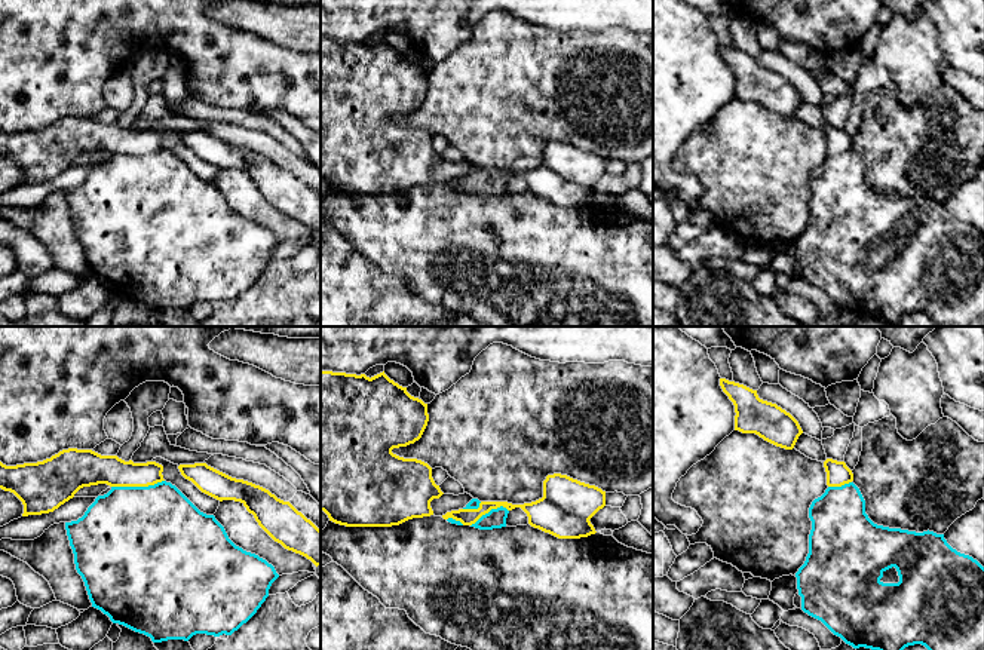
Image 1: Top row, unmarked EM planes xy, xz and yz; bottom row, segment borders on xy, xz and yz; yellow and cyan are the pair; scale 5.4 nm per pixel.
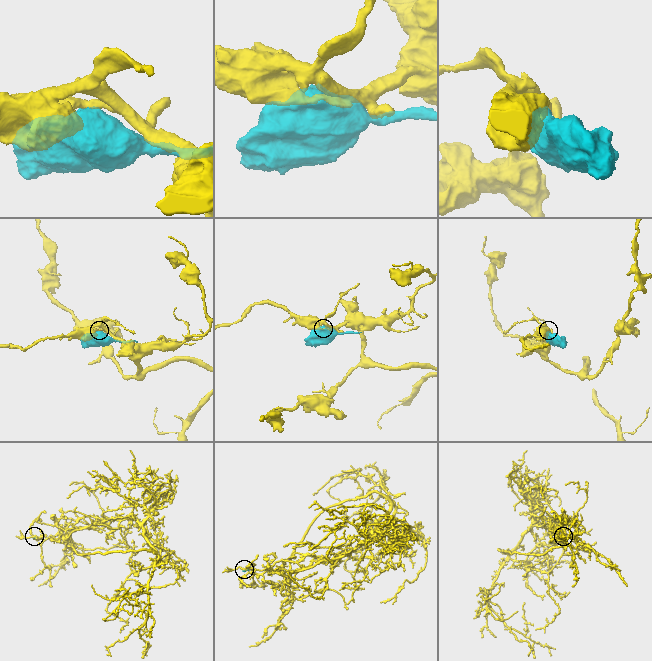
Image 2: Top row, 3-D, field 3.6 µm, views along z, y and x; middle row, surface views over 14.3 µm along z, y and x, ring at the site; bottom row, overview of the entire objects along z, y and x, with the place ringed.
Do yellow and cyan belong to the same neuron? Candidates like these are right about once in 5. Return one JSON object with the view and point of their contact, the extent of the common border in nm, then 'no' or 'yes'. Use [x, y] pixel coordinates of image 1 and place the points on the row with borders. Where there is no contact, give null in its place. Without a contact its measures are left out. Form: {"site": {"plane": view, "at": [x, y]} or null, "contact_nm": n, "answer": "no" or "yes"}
{"site": {"plane": "xy", "at": [137, 486]}, "contact_nm": 300, "answer": "no"}

